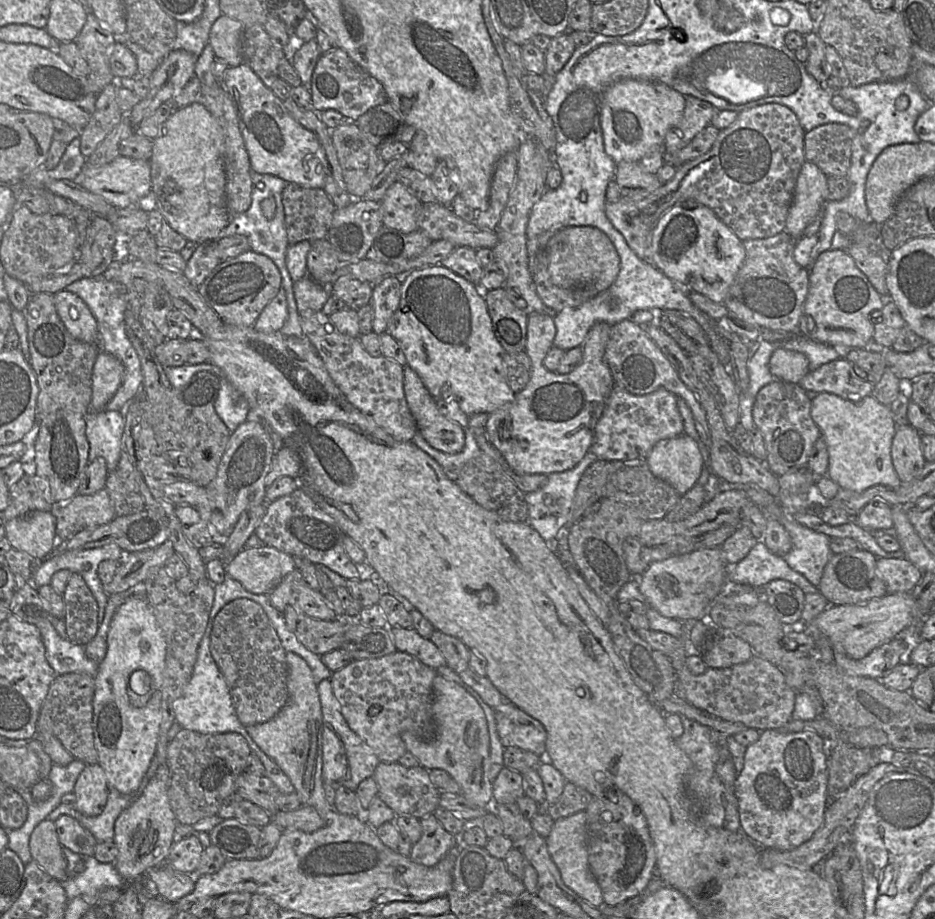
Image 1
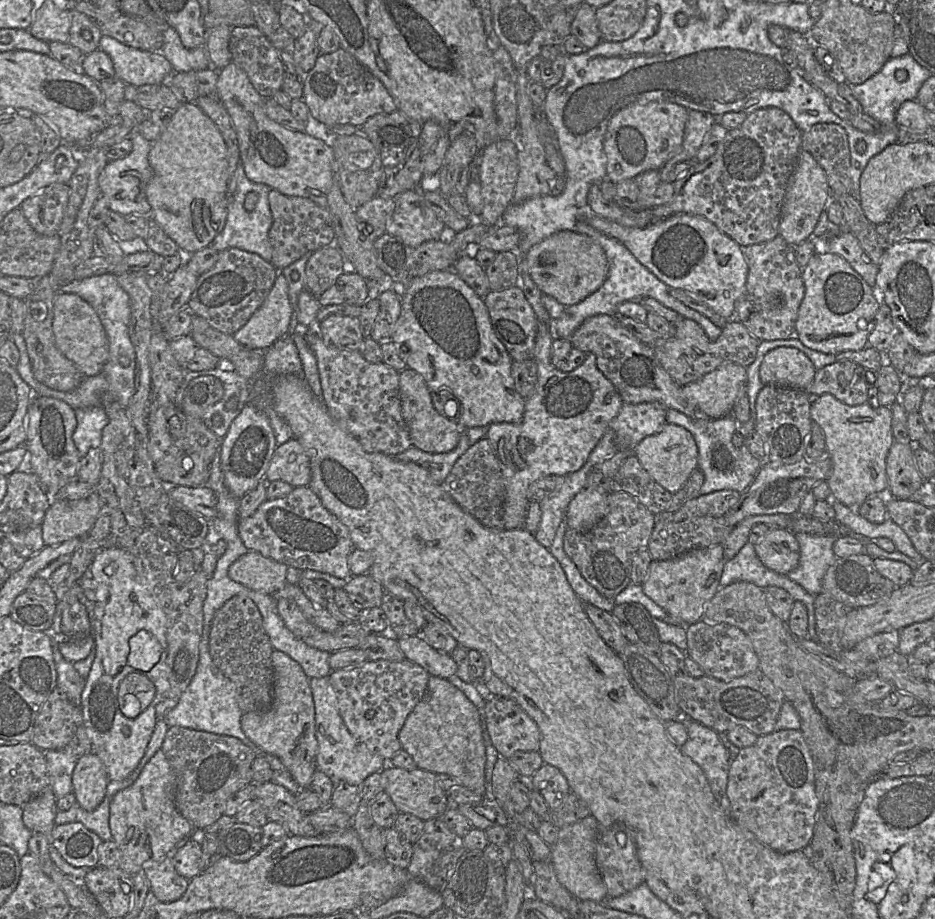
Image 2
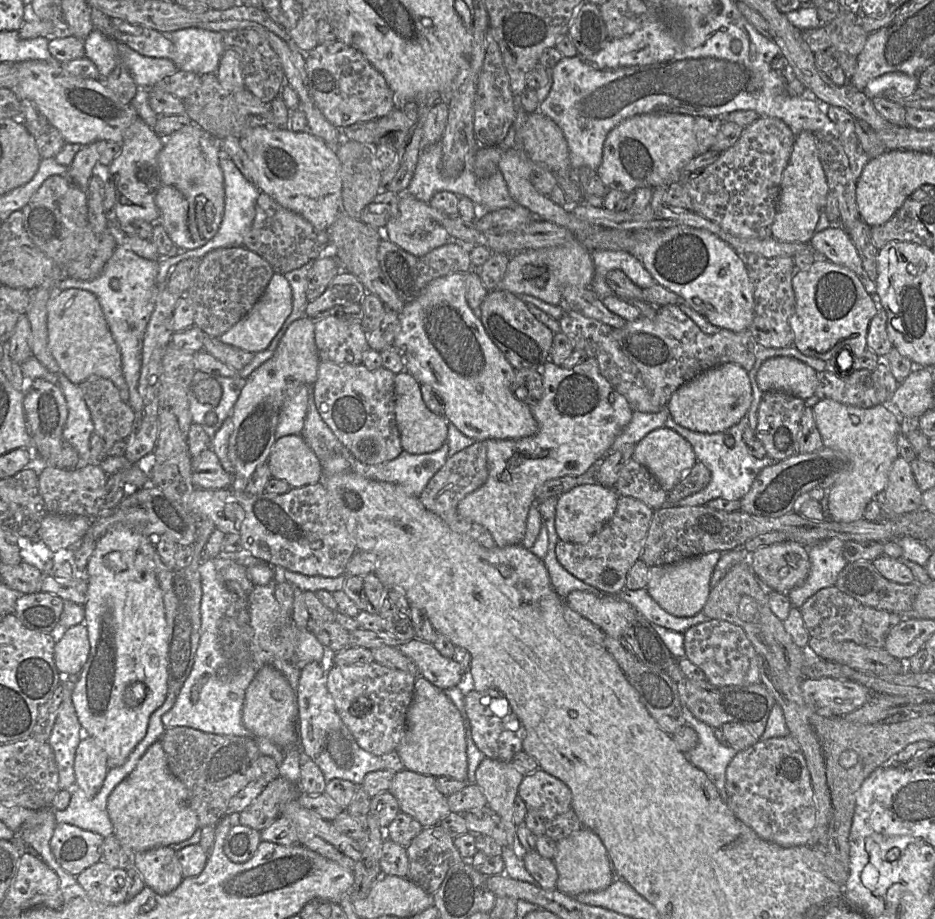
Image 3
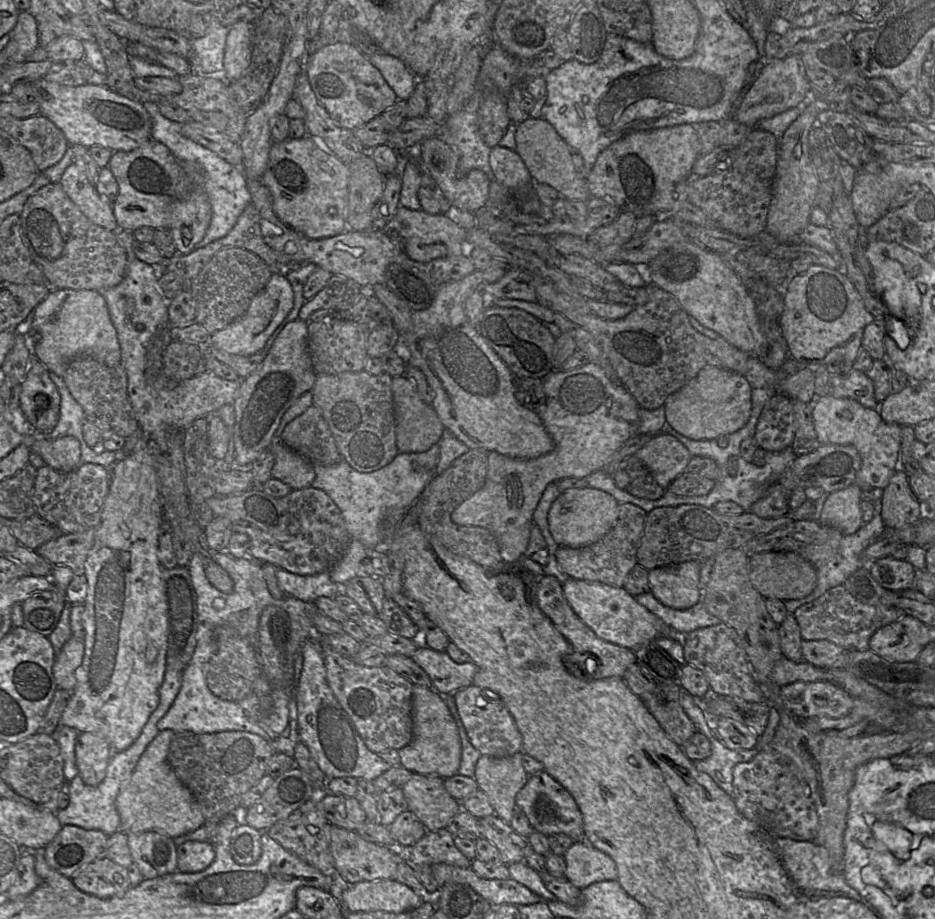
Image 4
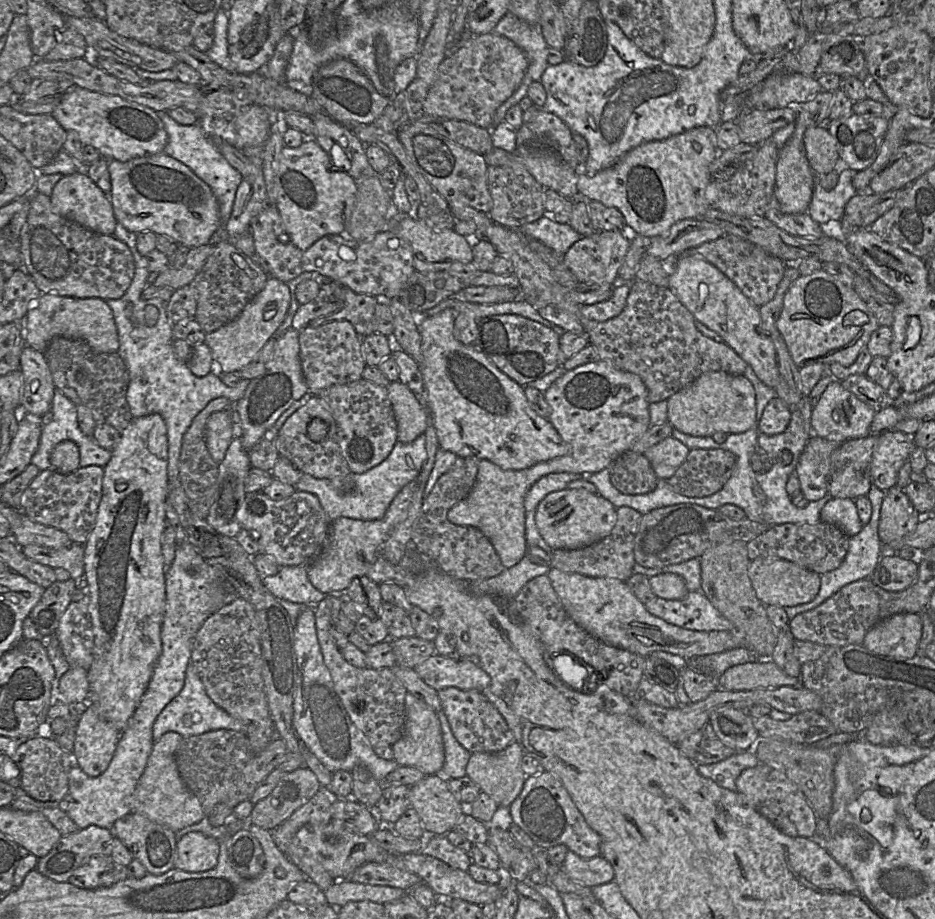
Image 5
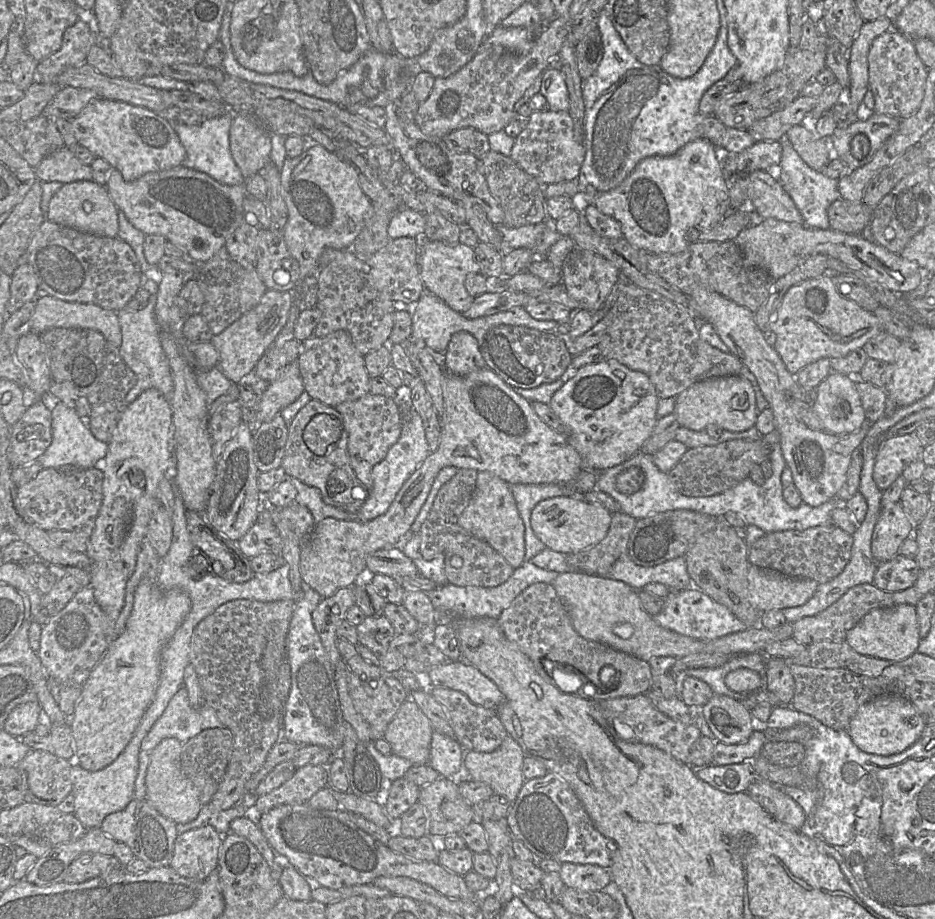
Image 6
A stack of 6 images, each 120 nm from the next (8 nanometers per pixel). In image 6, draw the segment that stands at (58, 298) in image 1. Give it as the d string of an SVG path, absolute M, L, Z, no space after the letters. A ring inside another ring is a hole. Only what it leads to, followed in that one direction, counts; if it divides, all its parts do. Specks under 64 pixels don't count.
M48 295L35 300L30 332L40 335L52 328L96 330L117 348L122 341L117 312L92 303L66 302Z

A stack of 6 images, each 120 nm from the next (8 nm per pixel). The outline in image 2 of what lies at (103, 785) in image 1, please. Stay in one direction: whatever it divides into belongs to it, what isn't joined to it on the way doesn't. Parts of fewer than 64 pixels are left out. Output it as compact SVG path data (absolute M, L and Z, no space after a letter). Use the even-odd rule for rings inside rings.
M95 753L78 759L72 775L72 793L81 808L95 810L104 800L109 782L107 770Z

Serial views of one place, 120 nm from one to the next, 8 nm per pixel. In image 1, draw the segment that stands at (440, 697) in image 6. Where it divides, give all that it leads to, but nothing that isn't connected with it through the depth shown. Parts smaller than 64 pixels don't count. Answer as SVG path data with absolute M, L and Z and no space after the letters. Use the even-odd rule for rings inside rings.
M503 703L493 708L497 733L504 748L515 746L545 758L546 730L512 703Z

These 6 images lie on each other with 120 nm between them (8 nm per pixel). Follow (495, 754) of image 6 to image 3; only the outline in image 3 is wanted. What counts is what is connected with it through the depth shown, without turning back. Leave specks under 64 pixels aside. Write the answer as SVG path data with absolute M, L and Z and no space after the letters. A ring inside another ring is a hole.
M485 758L475 772L487 806L498 814L508 835L508 845L518 849L517 826L513 822L513 804L525 776L511 763Z

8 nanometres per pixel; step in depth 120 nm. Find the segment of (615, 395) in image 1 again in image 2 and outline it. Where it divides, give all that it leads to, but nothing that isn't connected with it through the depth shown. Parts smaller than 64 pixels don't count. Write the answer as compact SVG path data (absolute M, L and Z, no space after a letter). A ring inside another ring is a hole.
M659 402L624 403L609 425L609 429L615 432L615 444L618 450L632 453L638 443L657 433L666 424L666 415L667 409Z

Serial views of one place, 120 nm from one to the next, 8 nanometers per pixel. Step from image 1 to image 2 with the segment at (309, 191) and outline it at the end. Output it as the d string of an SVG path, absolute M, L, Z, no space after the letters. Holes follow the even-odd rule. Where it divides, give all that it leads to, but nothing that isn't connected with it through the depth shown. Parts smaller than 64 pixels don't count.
M272 189L268 194L272 214L269 241L272 265L279 271L300 259L307 252L334 244L334 230L328 207L321 207L309 198L287 196Z

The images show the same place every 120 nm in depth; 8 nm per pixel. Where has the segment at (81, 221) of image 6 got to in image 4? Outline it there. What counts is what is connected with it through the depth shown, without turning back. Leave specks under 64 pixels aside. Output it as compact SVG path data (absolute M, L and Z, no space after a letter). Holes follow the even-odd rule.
M73 161L64 171L59 182L81 212L94 224L117 233L118 224L112 202L102 197L89 181L84 167Z

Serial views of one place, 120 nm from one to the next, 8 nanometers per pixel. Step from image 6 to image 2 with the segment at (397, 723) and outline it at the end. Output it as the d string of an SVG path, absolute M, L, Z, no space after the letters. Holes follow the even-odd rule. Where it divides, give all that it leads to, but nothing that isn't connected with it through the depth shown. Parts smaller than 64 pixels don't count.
M430 676L422 699L407 716L398 733L401 749L414 760L418 769L447 774L459 784L485 797L486 746L481 716L477 707L448 679Z

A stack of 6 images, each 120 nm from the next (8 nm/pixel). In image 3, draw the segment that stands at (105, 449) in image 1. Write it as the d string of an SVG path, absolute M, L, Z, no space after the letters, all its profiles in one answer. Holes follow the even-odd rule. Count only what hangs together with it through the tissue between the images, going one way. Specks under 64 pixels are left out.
M61 372L56 375L57 385L64 395L68 409L62 437L77 451L81 461L84 461L89 457L89 439L94 432L91 414L79 384L70 382Z

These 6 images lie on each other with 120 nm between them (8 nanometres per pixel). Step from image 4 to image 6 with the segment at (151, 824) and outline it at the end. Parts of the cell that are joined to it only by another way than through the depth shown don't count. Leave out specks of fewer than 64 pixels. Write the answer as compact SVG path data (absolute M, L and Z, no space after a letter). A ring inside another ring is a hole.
M176 738L163 739L151 754L145 778L146 800L161 815L176 824L186 824L196 819L202 806L197 789L182 770L182 745Z

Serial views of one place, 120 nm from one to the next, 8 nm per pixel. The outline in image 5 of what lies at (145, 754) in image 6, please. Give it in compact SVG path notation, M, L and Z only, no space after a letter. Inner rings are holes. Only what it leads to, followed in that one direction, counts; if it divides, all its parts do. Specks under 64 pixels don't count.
M190 662L186 670L185 683L181 692L163 709L153 725L153 740L158 741L161 736L167 732L176 732L183 738L201 735L203 733L215 730L234 730L246 735L247 727L238 719L229 715L222 708L218 707L207 695L205 688L200 680L195 666ZM190 715L193 719L191 726L186 726L183 722L184 716Z

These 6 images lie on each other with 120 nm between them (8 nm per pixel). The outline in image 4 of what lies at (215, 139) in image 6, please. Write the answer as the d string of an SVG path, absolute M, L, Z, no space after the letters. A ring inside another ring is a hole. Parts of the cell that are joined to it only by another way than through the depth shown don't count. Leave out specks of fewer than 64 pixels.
M145 102L143 105L152 120L152 139L167 146L179 161L185 162L183 164L190 179L198 181L208 195L212 208L211 222L205 237L195 245L193 250L205 247L209 243L226 236L252 201L242 169L228 163L209 148L183 136L181 133L182 123L171 121L163 116L156 103Z

